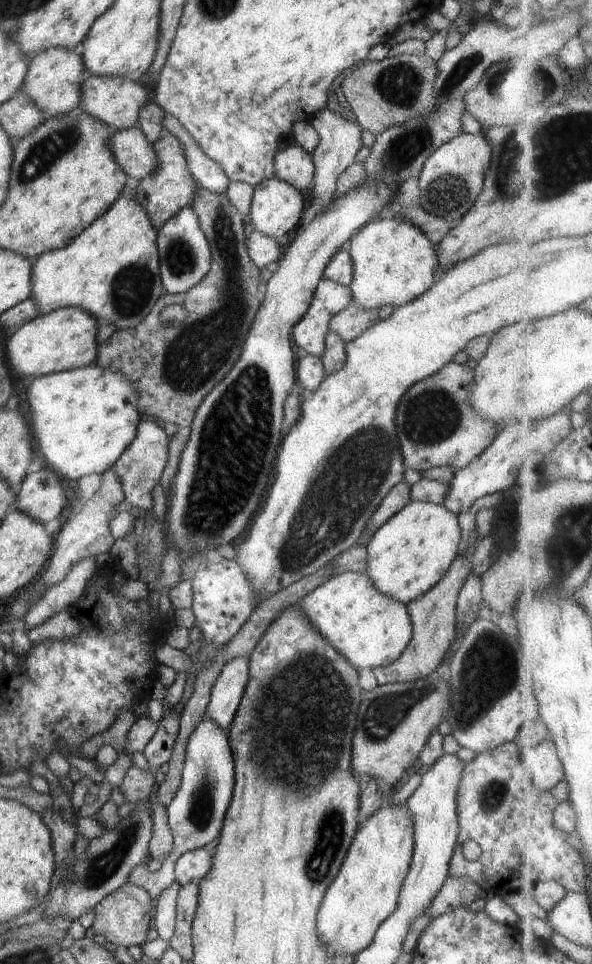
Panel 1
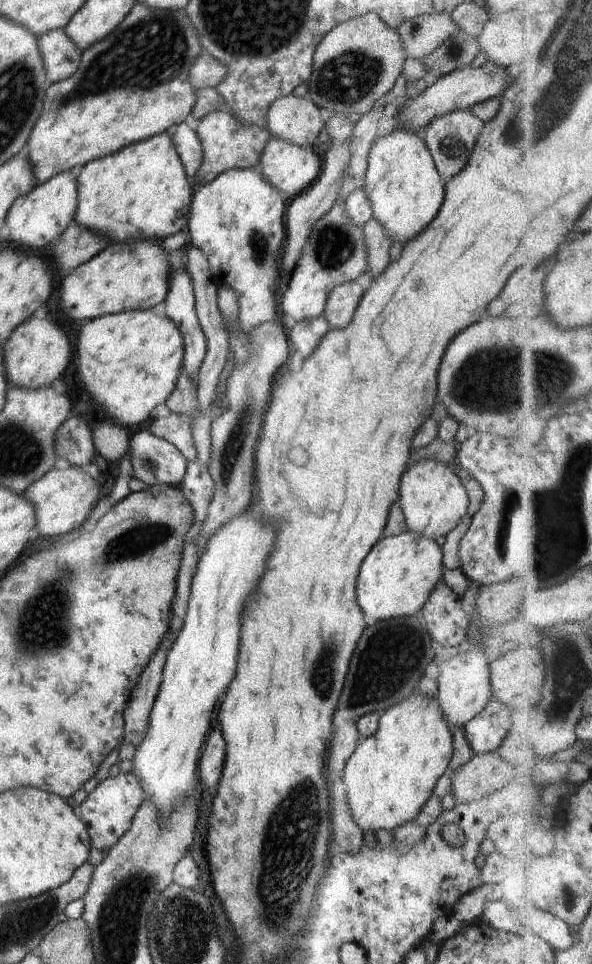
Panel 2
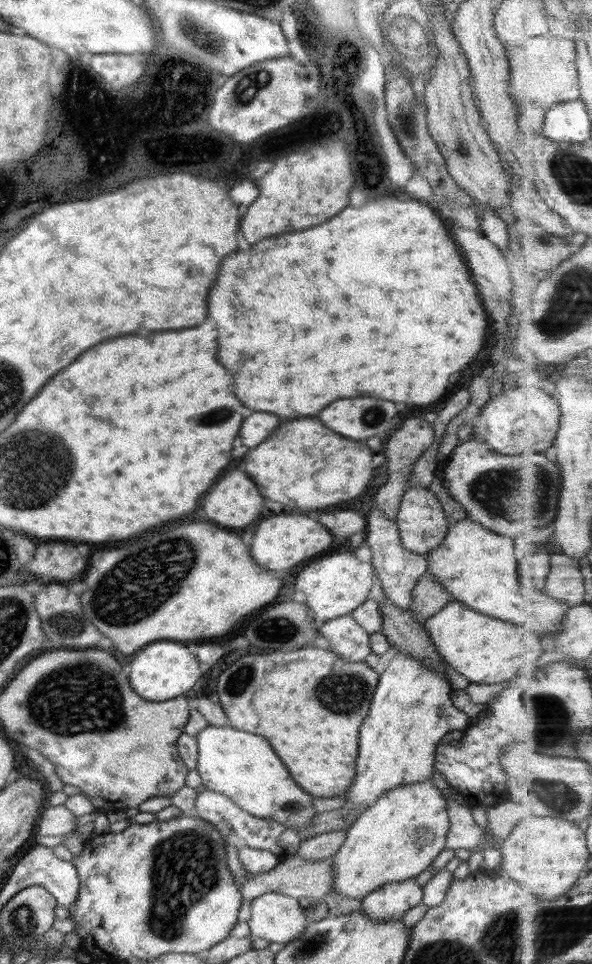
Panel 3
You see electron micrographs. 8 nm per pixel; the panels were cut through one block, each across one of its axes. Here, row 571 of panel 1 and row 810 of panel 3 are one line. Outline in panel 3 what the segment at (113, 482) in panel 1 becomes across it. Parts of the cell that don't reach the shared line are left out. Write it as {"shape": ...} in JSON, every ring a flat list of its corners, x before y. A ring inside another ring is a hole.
{"shape":[[46,805,39,816,36,833,44,836,68,835,79,830,76,824,77,816,66,805]]}

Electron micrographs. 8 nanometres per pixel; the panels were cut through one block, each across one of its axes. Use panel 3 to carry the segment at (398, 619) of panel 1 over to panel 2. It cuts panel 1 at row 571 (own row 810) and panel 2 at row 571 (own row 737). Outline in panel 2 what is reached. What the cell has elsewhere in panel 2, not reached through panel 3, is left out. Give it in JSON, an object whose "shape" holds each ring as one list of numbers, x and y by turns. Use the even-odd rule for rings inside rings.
{"shape":[[404,531,378,540,364,558,356,582,358,604,366,616,382,621,414,616,422,610,434,586,442,580,442,549,435,540,416,532]]}

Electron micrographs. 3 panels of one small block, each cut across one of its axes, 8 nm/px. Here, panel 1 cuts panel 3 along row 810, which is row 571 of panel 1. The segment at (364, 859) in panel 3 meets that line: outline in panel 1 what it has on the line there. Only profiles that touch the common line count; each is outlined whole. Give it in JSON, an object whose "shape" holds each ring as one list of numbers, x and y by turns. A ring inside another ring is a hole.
{"shape":[[426,501,409,502,371,536,365,548,367,554,365,573,381,593,391,597,394,601,407,605,420,598,442,580,452,561,458,556,460,540,461,530,457,515,450,512,444,505]]}

